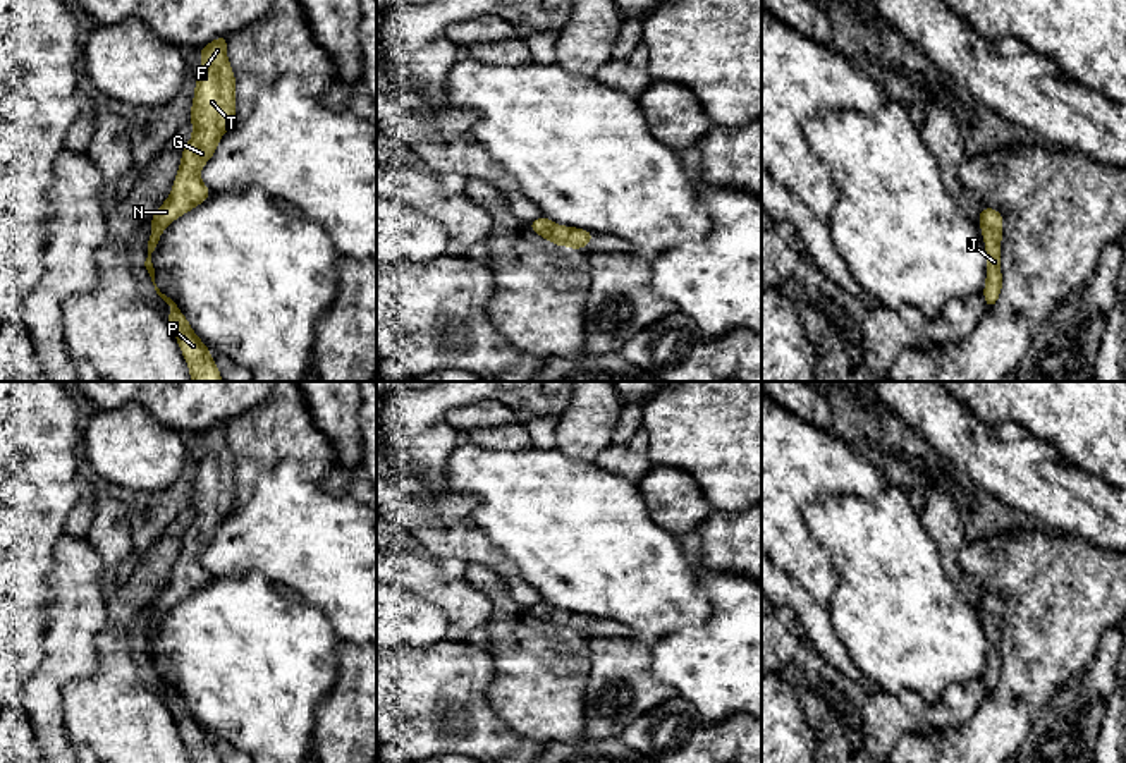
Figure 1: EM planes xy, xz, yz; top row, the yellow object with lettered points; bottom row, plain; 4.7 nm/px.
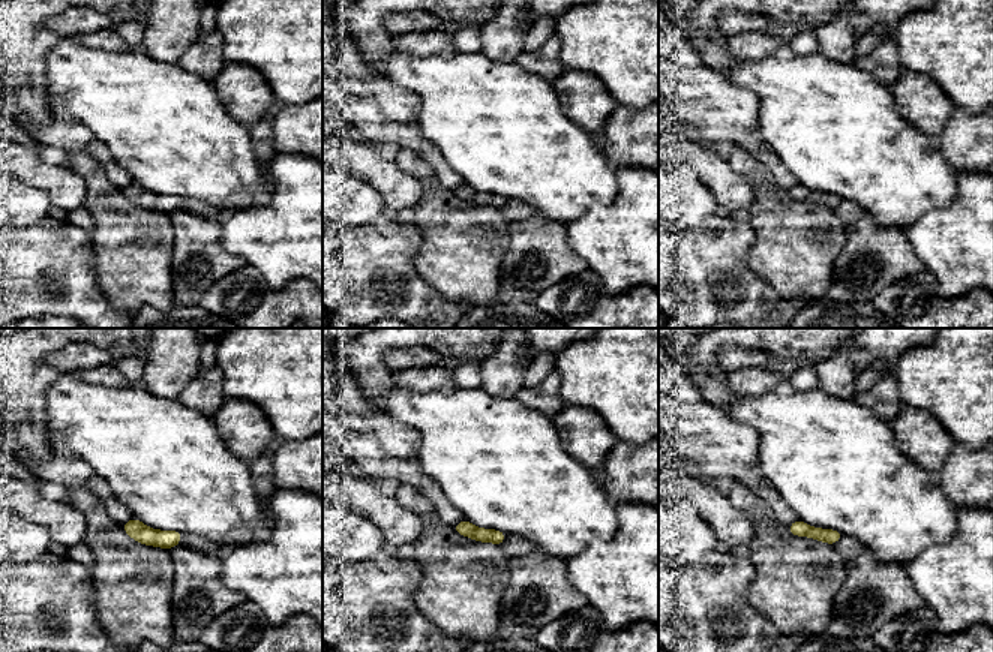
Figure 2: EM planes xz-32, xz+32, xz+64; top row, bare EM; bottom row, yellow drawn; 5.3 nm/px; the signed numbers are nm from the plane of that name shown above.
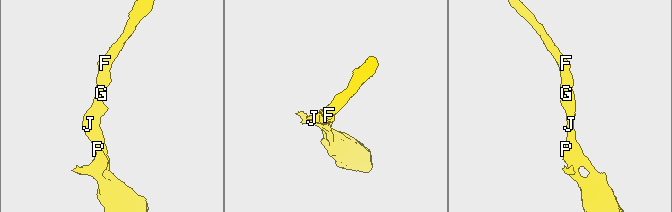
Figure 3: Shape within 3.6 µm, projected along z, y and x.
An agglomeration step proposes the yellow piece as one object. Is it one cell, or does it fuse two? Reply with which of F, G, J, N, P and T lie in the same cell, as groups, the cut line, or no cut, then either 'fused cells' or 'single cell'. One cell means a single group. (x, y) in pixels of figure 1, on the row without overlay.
groups F G J N P T; cut none; single cell

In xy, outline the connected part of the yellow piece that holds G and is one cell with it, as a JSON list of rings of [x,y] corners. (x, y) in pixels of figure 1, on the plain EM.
[[[220,421],[220,423],[213,424],[210,430],[206,430],[205,433],[198,435],[199,436],[199,442],[203,443],[203,455],[194,462],[194,466],[196,466],[196,478],[194,478],[193,493],[191,493],[193,522],[186,529],[186,533],[182,536],[181,553],[179,553],[179,557],[175,560],[175,565],[174,565],[174,572],[172,572],[170,581],[156,595],[156,598],[151,603],[151,615],[153,615],[153,619],[150,620],[148,629],[146,629],[146,632],[148,632],[148,643],[144,646],[144,651],[146,651],[146,655],[148,655],[150,662],[151,662],[151,667],[155,670],[156,679],[172,694],[170,699],[168,699],[168,708],[170,708],[170,711],[172,711],[172,715],[174,715],[174,718],[177,722],[179,732],[181,732],[181,736],[182,736],[182,739],[186,742],[186,748],[187,748],[189,756],[191,756],[191,763],[222,763],[222,761],[220,761],[220,756],[217,754],[217,751],[215,751],[215,748],[213,748],[213,744],[210,741],[208,732],[193,717],[193,713],[189,711],[186,701],[179,696],[179,691],[170,682],[167,682],[165,679],[162,679],[160,674],[156,672],[156,668],[155,668],[155,653],[153,653],[153,648],[151,648],[151,638],[156,634],[163,613],[170,607],[174,607],[177,601],[187,598],[194,591],[201,589],[211,579],[211,576],[201,567],[199,555],[213,541],[220,522],[223,521],[223,517],[227,514],[230,514],[234,510],[234,502],[236,502],[236,462],[234,462],[232,452],[230,452],[230,449],[227,445],[227,435],[225,435],[227,423],[229,421]]]

